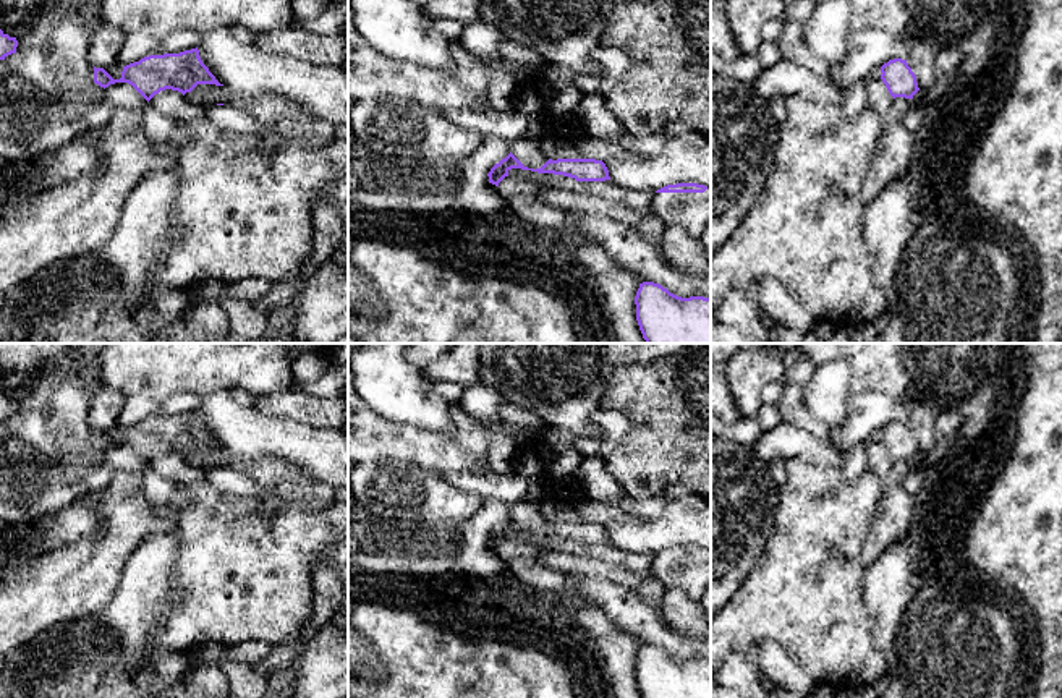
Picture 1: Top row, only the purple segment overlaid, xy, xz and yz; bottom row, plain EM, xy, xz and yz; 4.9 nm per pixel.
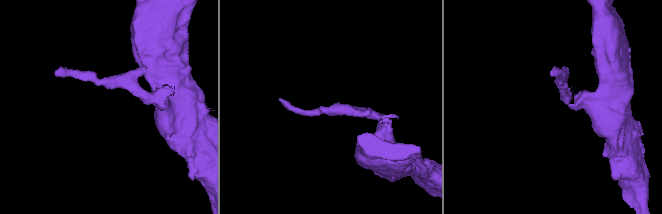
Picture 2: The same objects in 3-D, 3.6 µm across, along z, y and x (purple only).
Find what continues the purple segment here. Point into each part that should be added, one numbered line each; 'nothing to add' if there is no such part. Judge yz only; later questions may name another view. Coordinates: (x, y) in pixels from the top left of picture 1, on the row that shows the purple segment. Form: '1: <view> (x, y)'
nothing to add

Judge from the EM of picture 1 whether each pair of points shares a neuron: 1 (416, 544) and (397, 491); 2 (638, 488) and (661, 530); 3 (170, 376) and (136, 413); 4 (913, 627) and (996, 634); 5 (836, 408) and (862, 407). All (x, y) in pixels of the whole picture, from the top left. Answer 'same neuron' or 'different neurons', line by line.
1: different neurons
2: different neurons
3: different neurons
4: same neuron
5: different neurons

